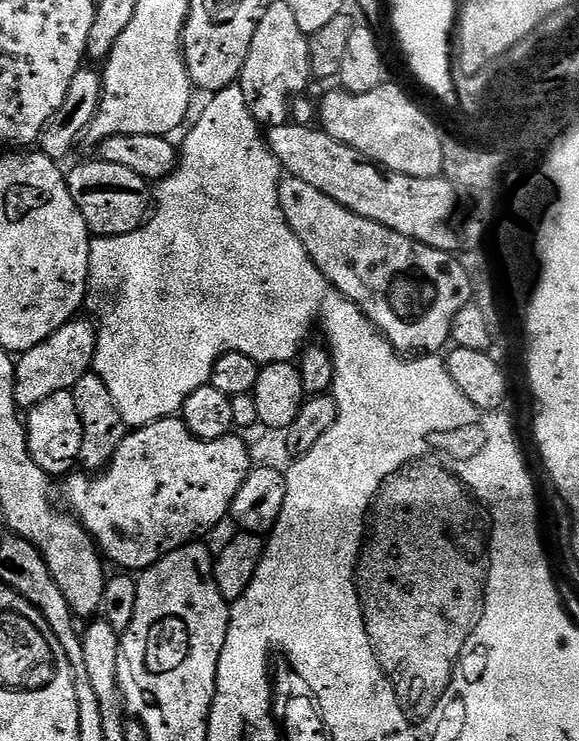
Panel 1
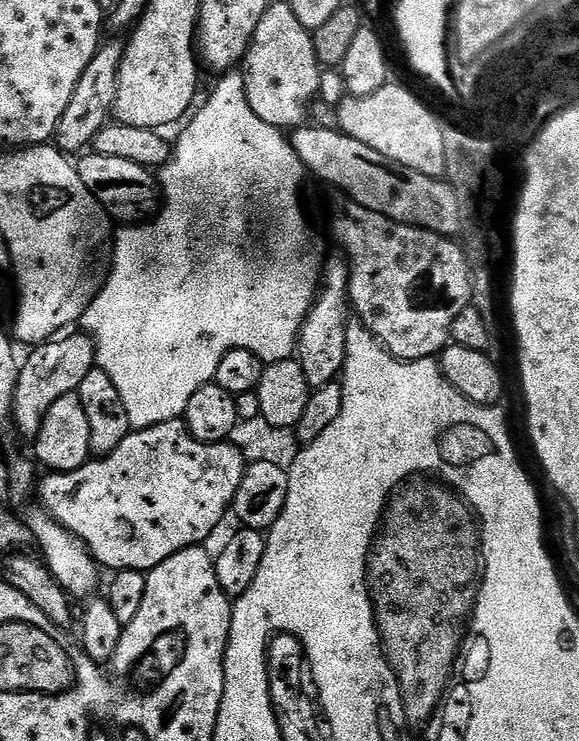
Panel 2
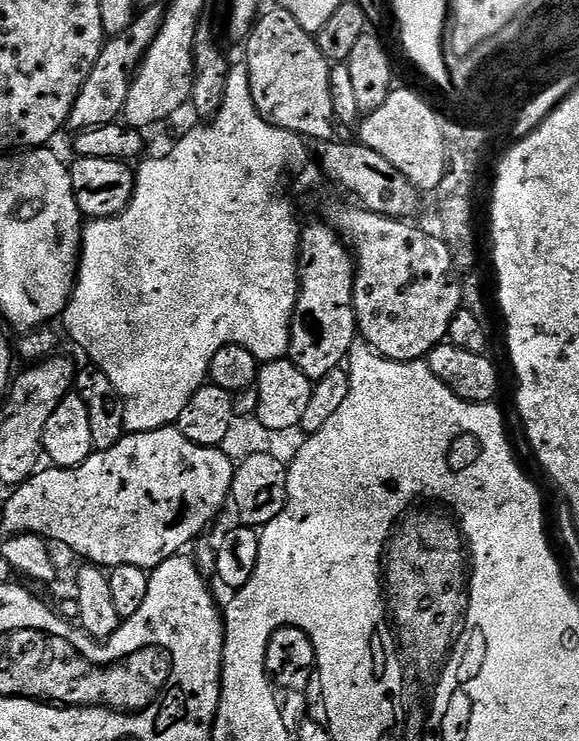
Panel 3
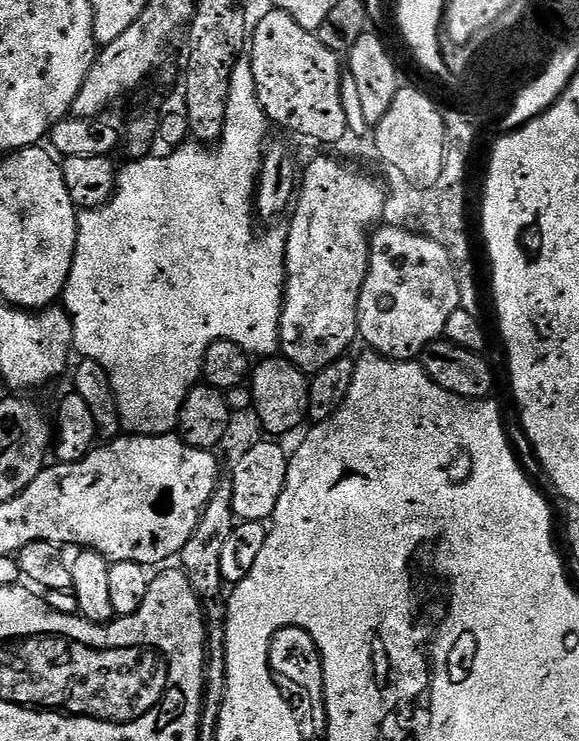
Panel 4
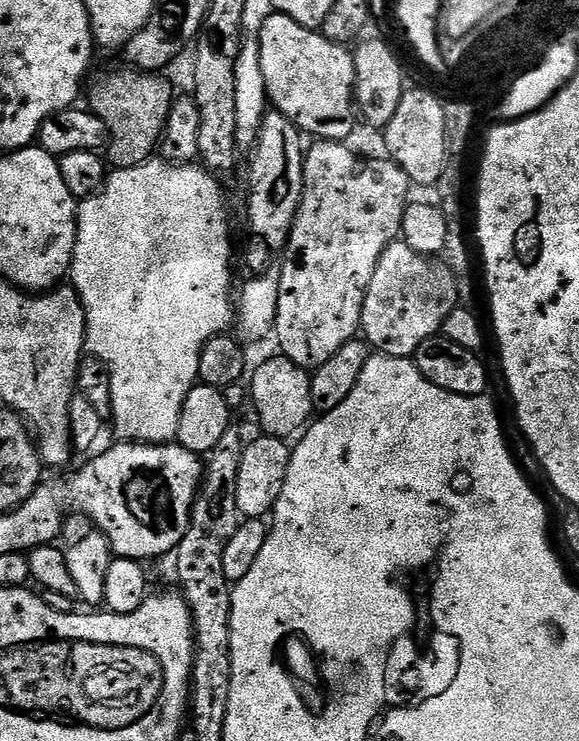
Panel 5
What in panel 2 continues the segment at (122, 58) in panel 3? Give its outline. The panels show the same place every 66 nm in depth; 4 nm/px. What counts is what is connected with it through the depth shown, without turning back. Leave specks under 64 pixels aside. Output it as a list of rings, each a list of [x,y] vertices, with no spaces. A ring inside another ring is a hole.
[[[104,42],[94,54],[94,58],[90,58],[90,66],[86,66],[86,74],[82,74],[74,90],[74,98],[70,98],[70,106],[66,106],[66,114],[62,114],[56,127],[54,144],[61,152],[83,153],[91,145],[92,139],[113,119],[118,94],[118,70],[123,57],[123,43]]]

